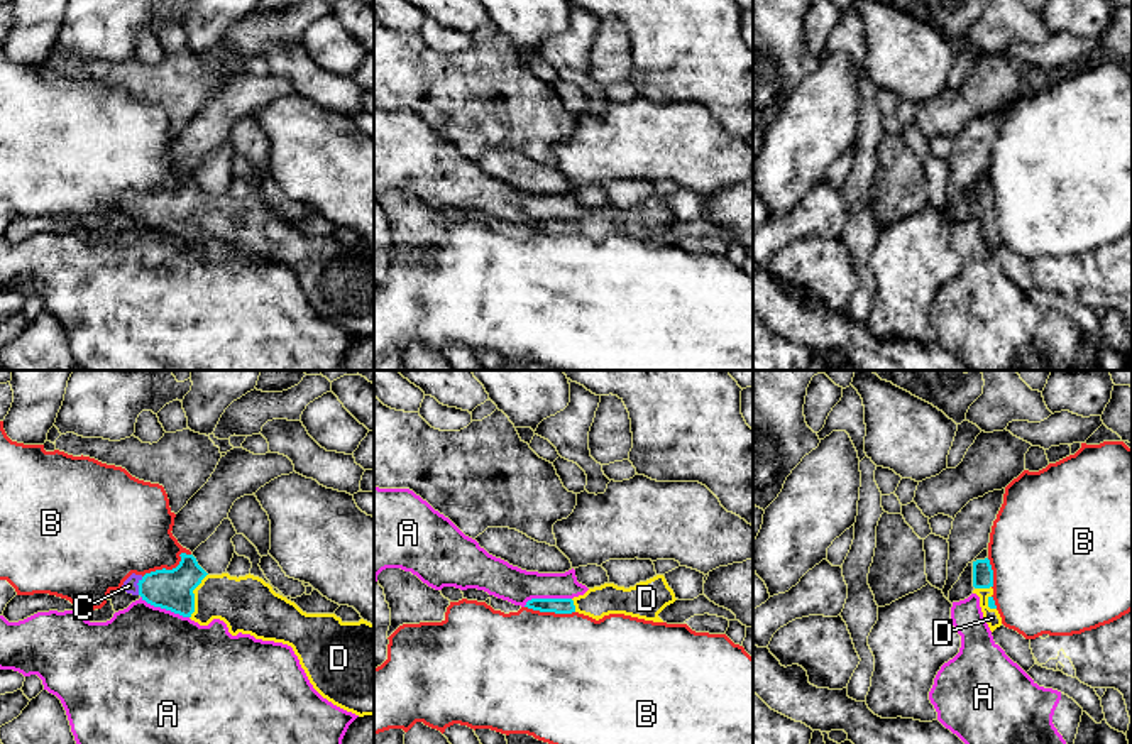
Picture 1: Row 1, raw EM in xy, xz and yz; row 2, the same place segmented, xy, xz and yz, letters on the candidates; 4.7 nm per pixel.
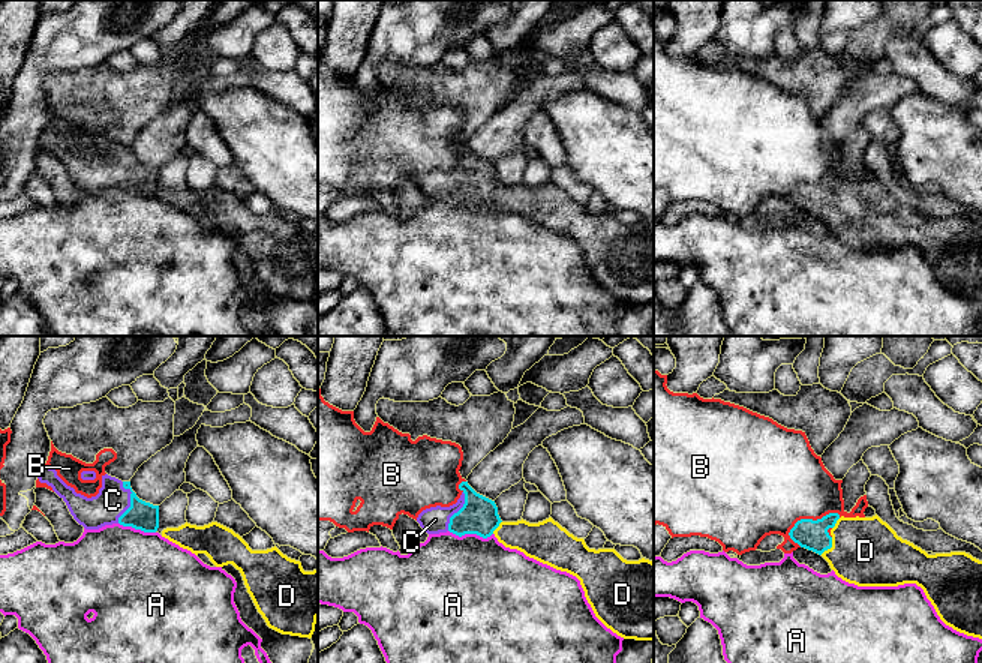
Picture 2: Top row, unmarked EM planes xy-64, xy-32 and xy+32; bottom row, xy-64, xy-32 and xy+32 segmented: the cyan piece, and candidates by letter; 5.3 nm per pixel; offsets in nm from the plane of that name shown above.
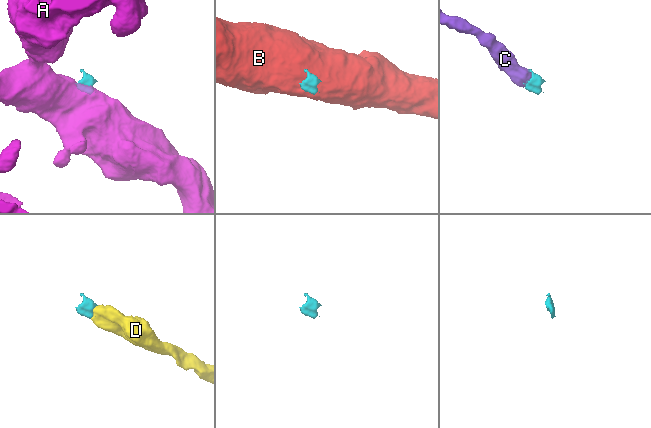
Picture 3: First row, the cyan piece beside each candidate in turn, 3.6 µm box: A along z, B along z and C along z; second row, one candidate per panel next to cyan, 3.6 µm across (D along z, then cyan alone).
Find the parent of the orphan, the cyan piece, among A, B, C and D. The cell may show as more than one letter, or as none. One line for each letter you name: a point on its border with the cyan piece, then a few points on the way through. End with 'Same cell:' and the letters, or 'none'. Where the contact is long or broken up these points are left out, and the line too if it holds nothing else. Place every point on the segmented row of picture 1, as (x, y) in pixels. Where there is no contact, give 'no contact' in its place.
C: xy (137, 584) | across xy (173, 589), (137, 584), (129, 585)
D: xy (193, 596) | across xy (173, 589), (193, 596), (227, 597), (244, 604)
Same cell: C, D

